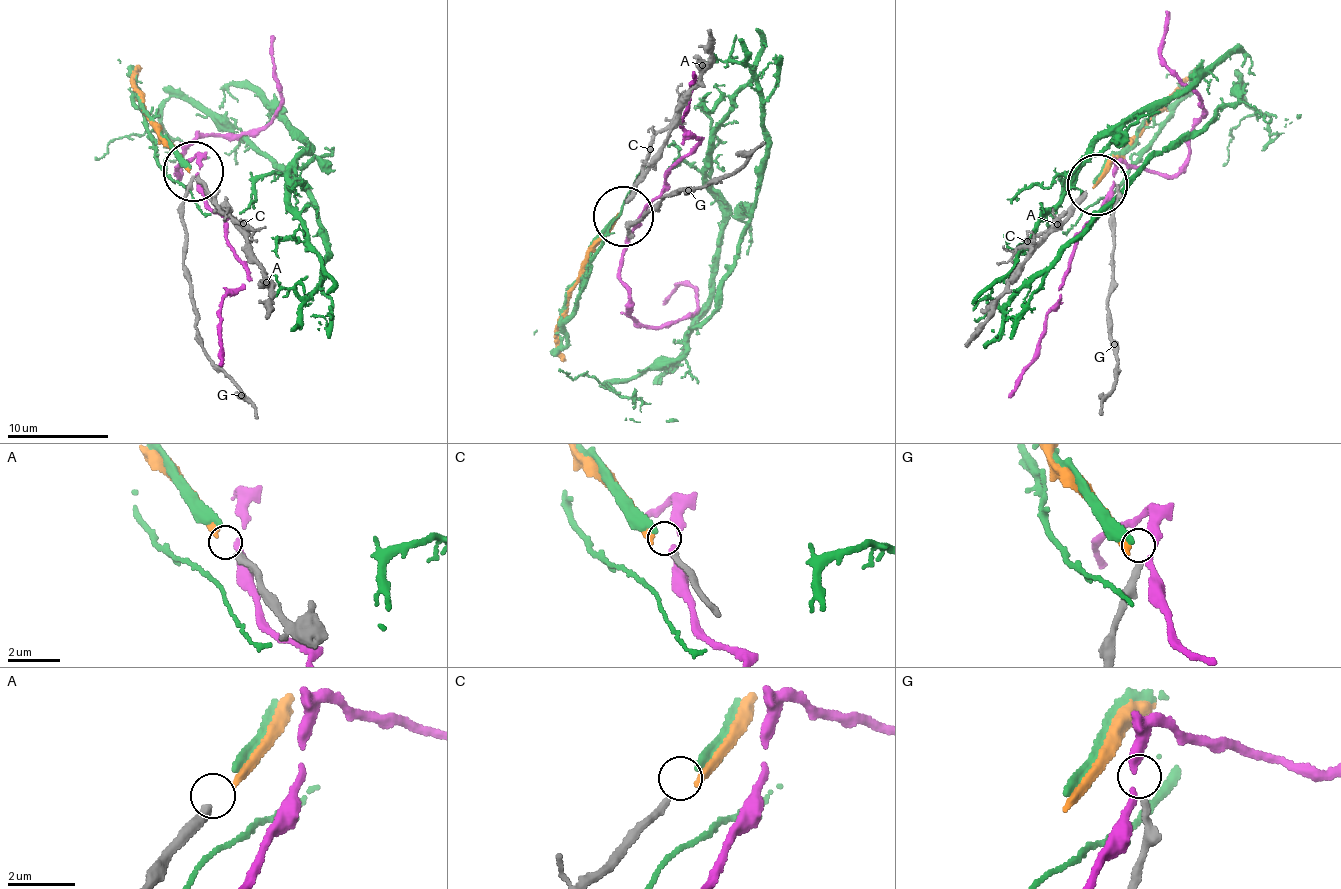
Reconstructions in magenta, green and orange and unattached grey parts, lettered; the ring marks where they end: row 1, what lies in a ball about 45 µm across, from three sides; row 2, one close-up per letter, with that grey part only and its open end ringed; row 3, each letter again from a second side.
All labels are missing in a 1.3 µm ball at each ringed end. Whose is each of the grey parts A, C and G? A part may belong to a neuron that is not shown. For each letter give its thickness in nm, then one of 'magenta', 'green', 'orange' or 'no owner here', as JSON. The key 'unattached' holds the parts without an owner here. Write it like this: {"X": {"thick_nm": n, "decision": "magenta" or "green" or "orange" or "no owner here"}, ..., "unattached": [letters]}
{"A": {"thick_nm": 320, "decision": "orange"}, "C": {"thick_nm": 200, "decision": "green"}, "G": {"thick_nm": 220, "decision": "no owner here"}, "unattached": ["G"]}

